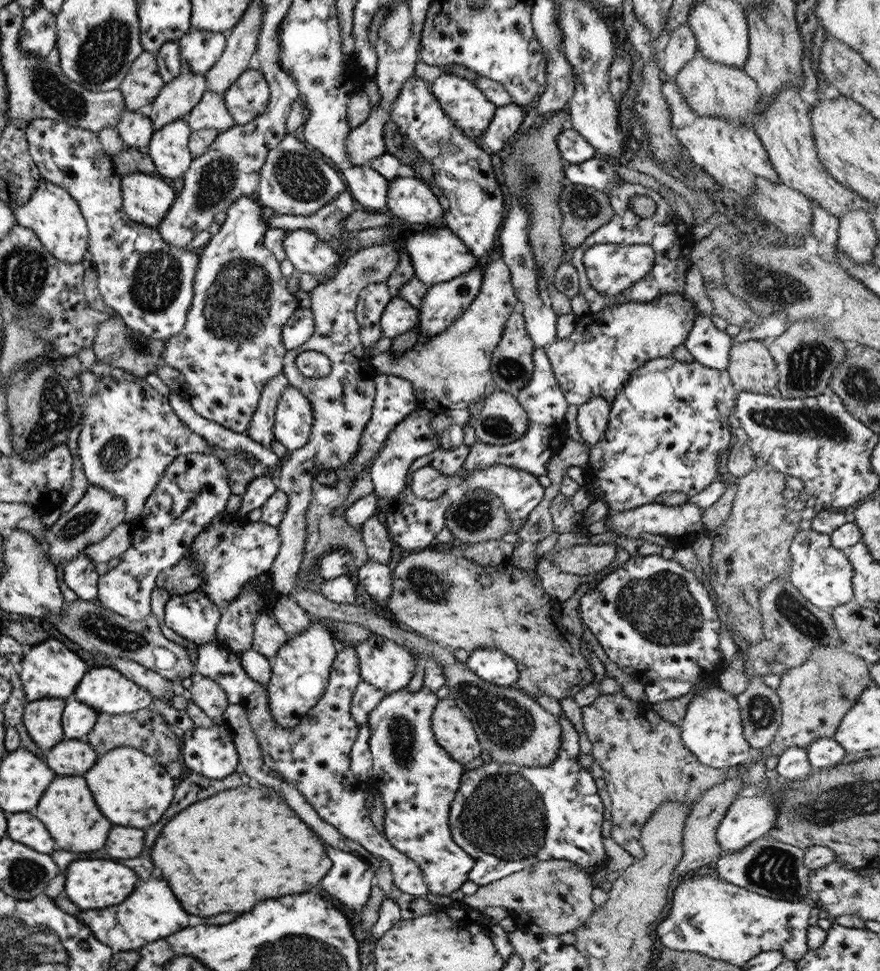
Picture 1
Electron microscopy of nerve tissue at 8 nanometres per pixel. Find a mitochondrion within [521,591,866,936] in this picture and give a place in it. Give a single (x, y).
(773, 869)

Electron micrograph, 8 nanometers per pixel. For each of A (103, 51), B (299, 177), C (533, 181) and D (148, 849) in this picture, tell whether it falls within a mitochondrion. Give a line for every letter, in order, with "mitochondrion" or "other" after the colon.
A: mitochondrion
B: mitochondrion
C: mitochondrion
D: other

